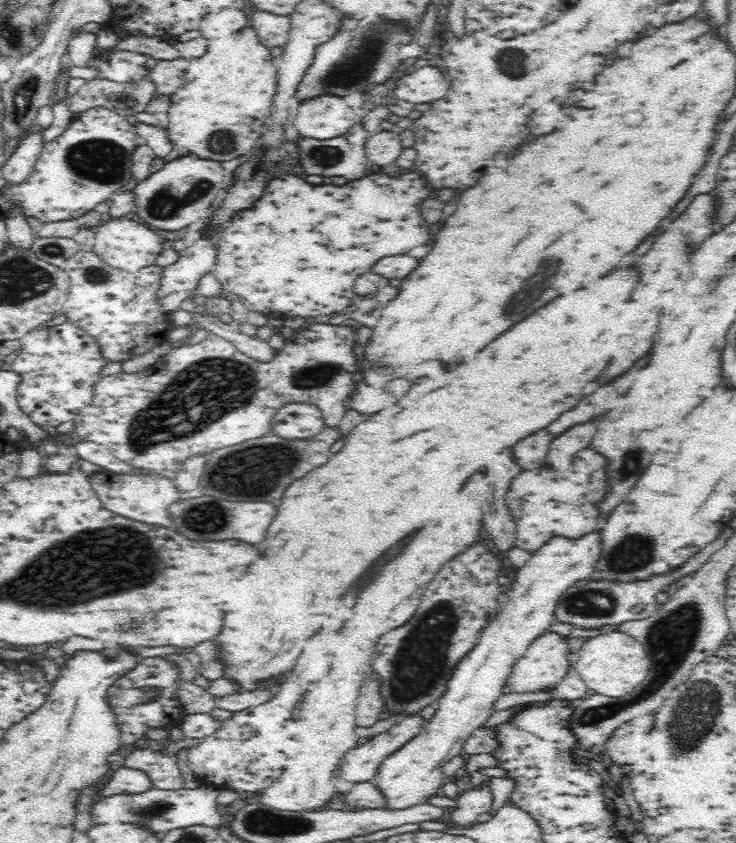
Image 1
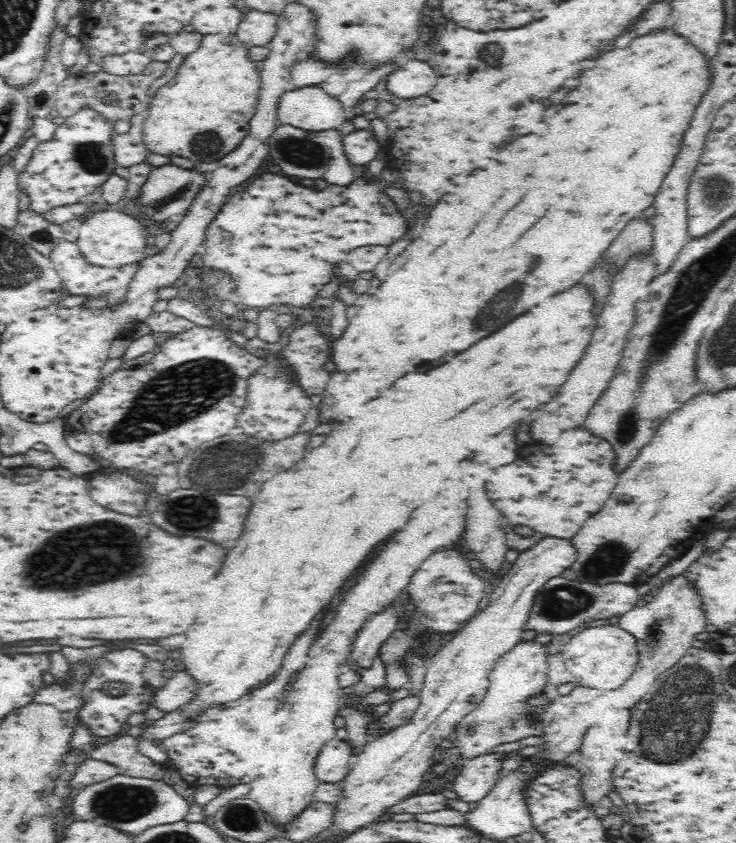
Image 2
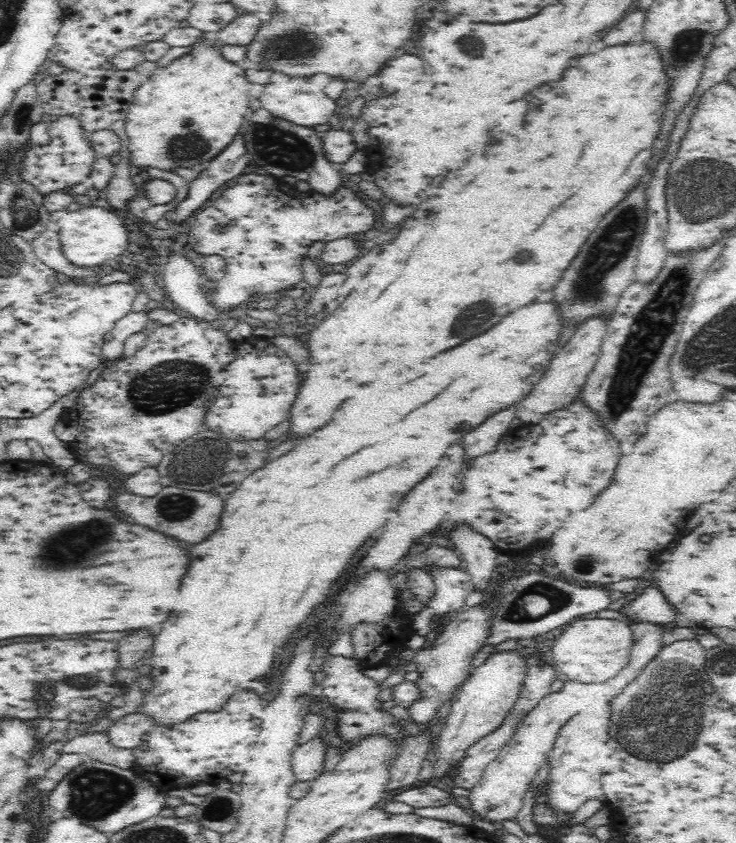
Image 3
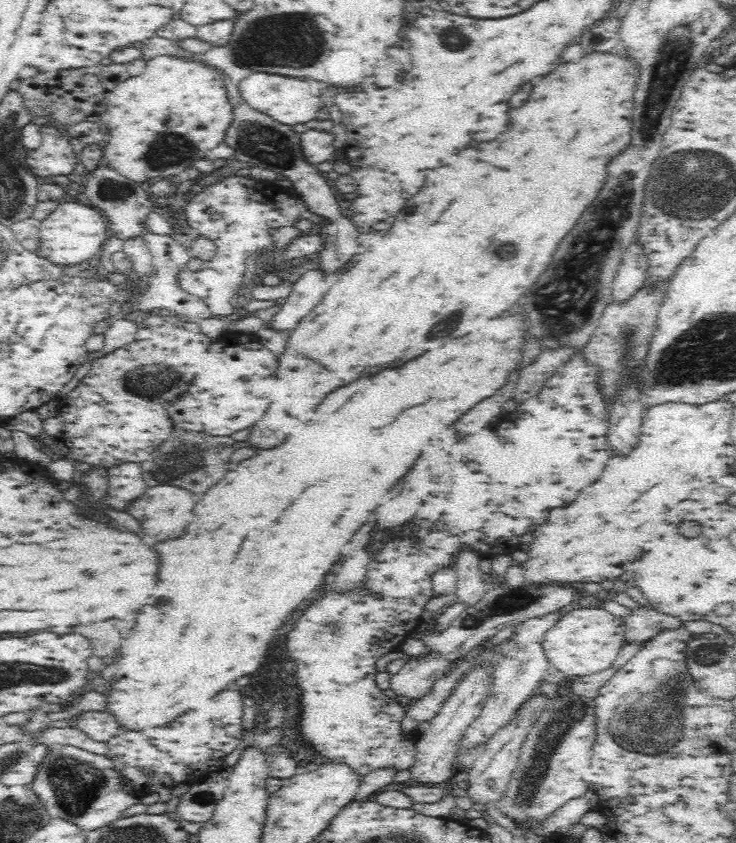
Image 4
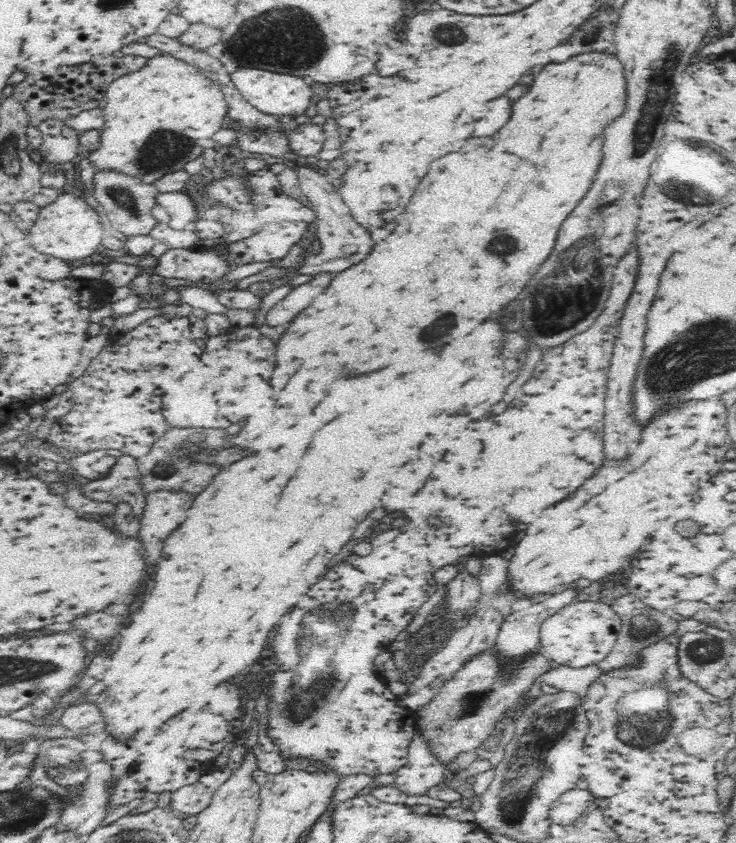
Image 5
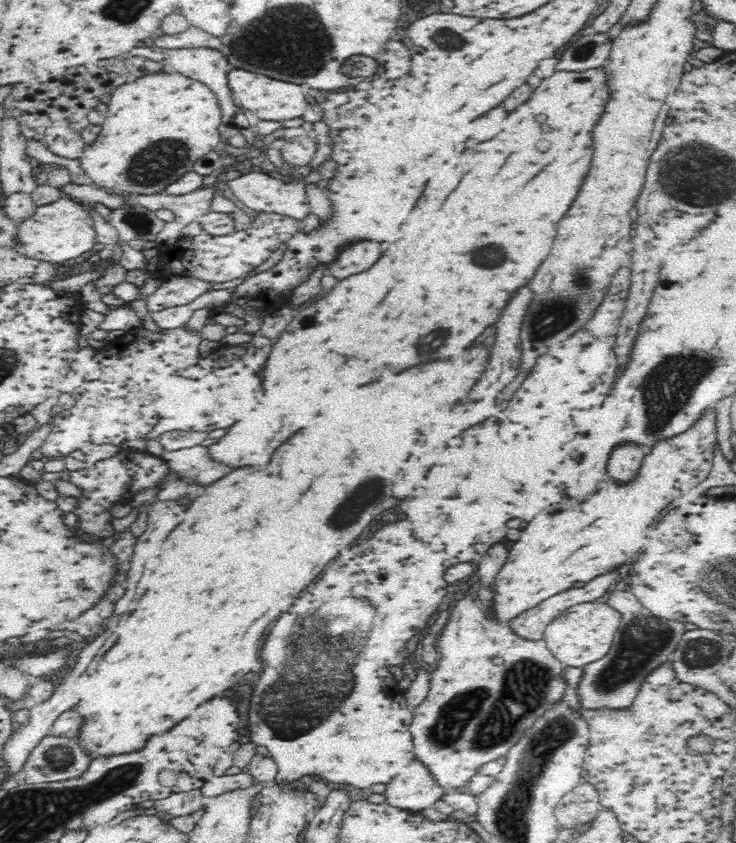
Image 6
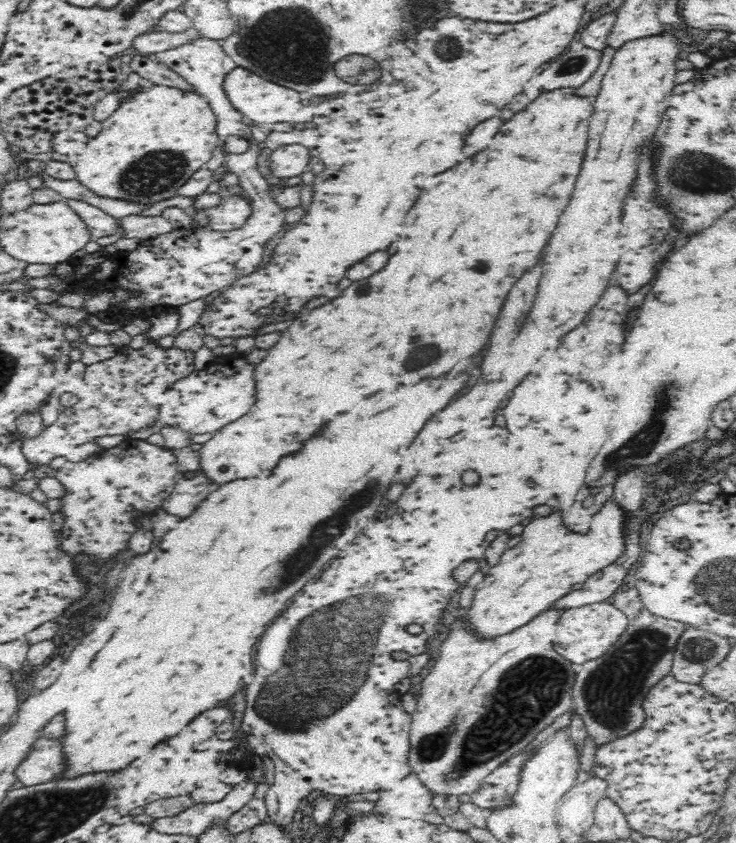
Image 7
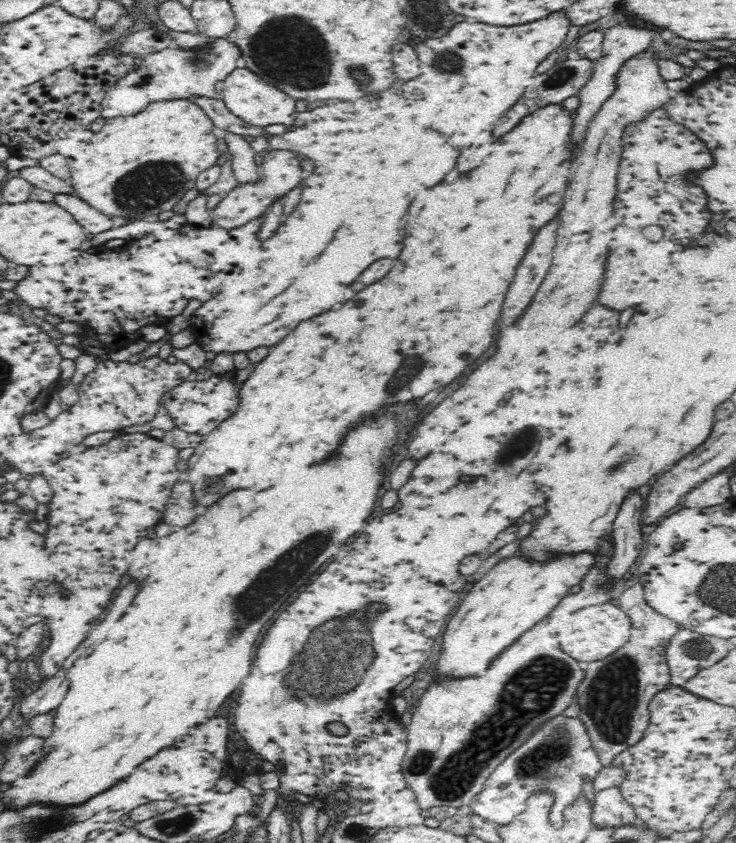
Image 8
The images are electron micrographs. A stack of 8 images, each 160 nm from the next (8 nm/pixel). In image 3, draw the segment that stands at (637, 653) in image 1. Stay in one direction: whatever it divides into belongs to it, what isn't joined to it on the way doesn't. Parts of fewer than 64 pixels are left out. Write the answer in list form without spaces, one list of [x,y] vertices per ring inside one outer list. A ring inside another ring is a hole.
[[[578,617],[562,626],[555,634],[551,655],[555,668],[563,678],[603,683],[606,679],[618,676],[628,662],[633,632],[630,622],[624,619]]]

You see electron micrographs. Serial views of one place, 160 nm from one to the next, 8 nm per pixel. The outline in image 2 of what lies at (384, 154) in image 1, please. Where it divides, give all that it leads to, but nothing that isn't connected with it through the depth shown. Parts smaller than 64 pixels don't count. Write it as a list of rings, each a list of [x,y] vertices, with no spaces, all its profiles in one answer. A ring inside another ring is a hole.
[[[358,129],[341,136],[344,156],[350,164],[366,164],[378,156],[378,140],[370,130]]]

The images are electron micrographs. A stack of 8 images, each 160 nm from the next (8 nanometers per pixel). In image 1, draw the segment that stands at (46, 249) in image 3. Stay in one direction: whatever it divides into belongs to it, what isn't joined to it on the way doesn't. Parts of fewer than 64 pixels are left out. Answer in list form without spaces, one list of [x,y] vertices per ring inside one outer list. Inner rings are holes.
[[[80,248],[63,262],[69,278],[63,309],[65,316],[100,343],[105,358],[128,360],[130,356],[146,352],[154,342],[160,344],[165,340],[164,334],[171,320],[168,314],[160,311],[156,299],[160,266],[148,265],[128,272],[106,265],[93,251]]]

